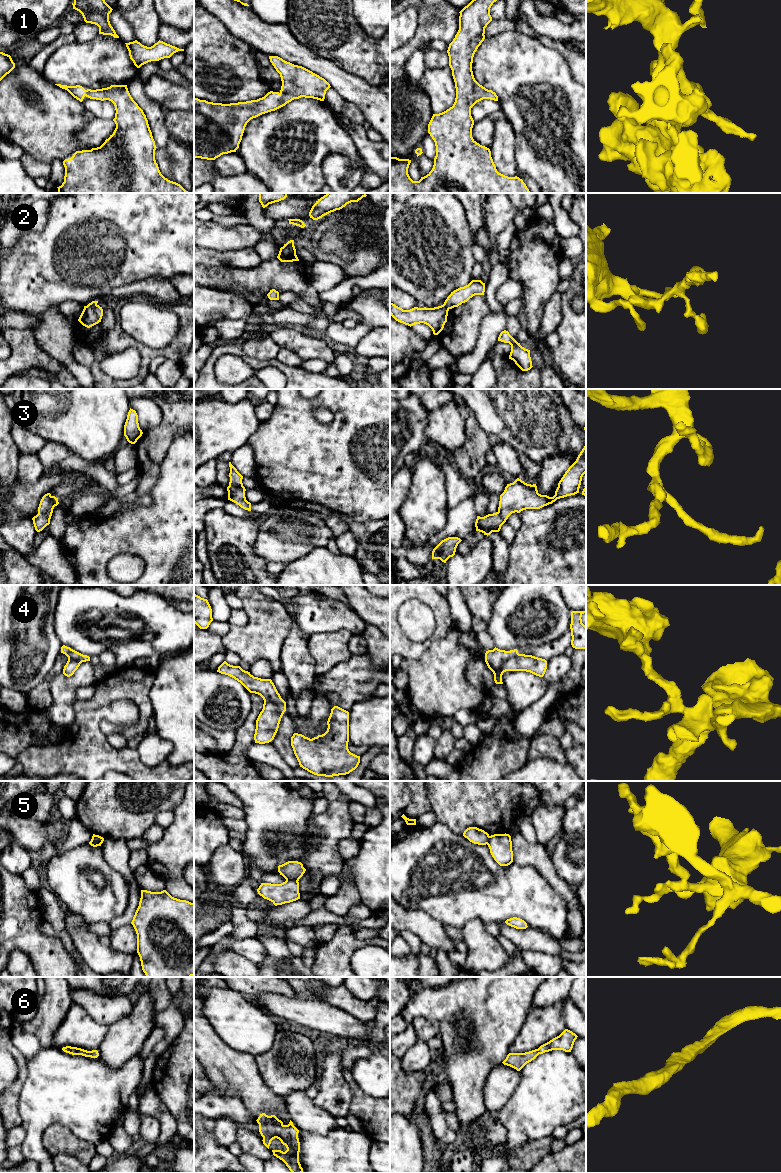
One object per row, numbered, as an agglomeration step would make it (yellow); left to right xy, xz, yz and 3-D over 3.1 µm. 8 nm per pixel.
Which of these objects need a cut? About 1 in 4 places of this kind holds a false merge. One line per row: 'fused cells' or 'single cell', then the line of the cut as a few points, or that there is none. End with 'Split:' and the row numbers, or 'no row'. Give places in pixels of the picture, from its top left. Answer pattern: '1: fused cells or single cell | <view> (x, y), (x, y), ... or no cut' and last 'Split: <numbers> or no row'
1: single cell | no cut
2: fused cells | yz (442, 305), (448, 309)
3: single cell | no cut
4: single cell | no cut
5: fused cells | xz (286, 878), (297, 881)
6: single cell | no cut
Split: 2, 5

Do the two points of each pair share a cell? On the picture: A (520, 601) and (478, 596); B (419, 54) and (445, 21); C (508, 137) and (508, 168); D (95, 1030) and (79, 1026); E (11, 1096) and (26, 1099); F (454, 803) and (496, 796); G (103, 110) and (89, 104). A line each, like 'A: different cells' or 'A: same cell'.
A: different cells
B: different cells
C: same cell
D: same cell
E: different cells
F: same cell
G: same cell

